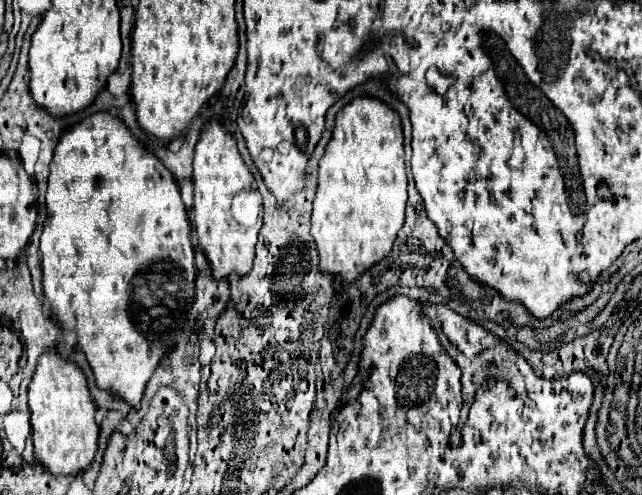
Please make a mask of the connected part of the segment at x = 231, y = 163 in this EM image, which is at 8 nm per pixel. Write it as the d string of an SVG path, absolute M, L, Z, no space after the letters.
M212 118L200 132L194 148L194 226L198 244L202 246L210 266L214 268L214 278L226 278L230 272L248 274L254 260L256 238L262 228L260 218L236 218L232 212L234 196L240 192L254 190L254 176L244 164L236 140L226 132L218 118Z

